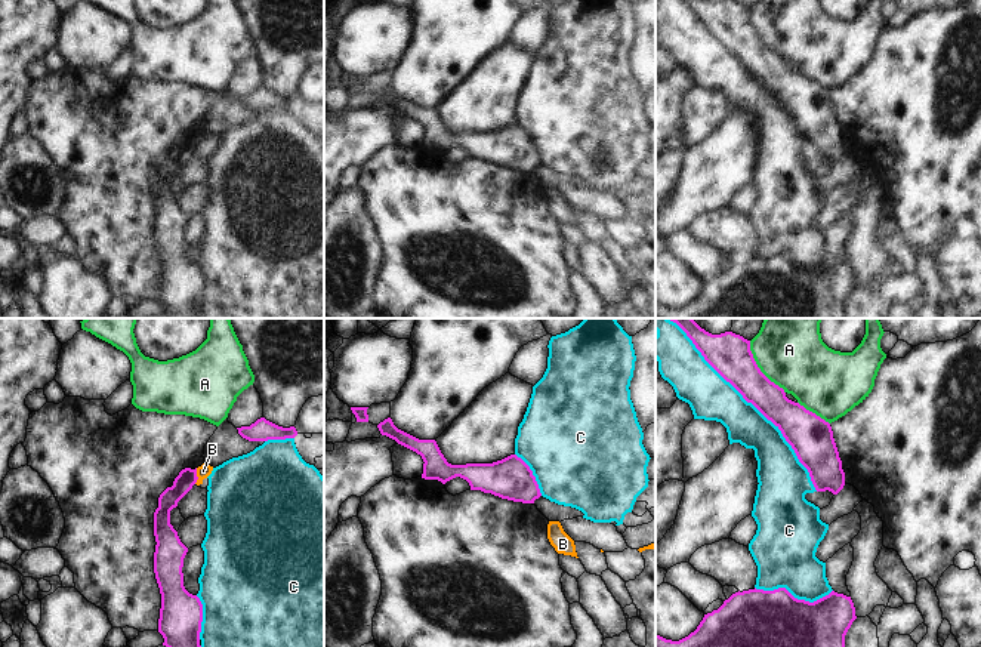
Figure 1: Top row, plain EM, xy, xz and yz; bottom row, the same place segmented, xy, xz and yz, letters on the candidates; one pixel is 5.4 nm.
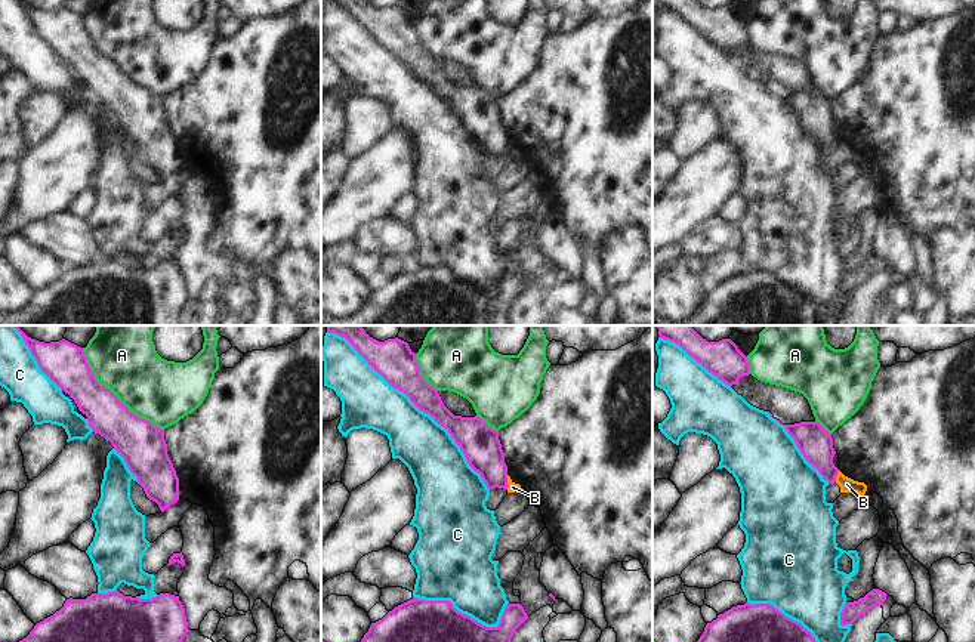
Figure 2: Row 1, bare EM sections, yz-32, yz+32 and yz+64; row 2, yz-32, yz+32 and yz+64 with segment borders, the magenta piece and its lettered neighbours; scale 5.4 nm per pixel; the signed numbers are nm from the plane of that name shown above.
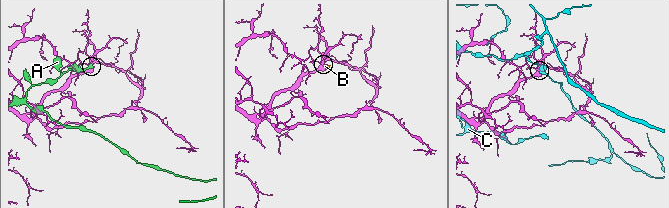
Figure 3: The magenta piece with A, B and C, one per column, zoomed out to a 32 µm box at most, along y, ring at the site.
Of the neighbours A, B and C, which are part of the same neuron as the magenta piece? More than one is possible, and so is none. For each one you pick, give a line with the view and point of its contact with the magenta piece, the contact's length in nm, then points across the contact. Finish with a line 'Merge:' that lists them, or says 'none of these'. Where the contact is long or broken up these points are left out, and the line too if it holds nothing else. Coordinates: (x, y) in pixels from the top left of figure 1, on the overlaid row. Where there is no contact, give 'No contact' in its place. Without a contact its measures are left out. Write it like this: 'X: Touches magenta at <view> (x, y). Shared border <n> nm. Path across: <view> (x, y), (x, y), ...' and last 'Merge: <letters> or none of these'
Merge: none of these

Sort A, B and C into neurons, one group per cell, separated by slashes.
A / B / C

